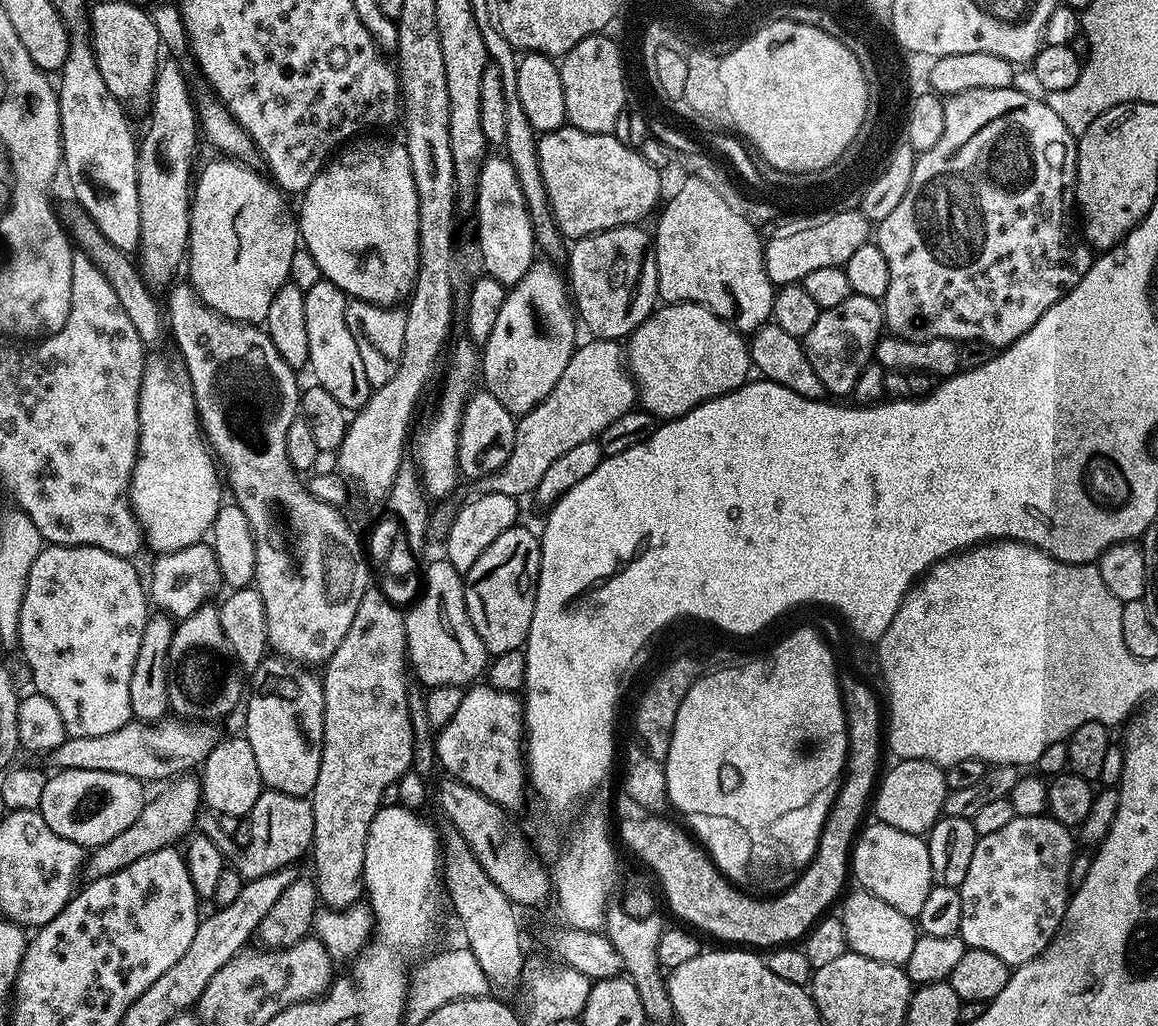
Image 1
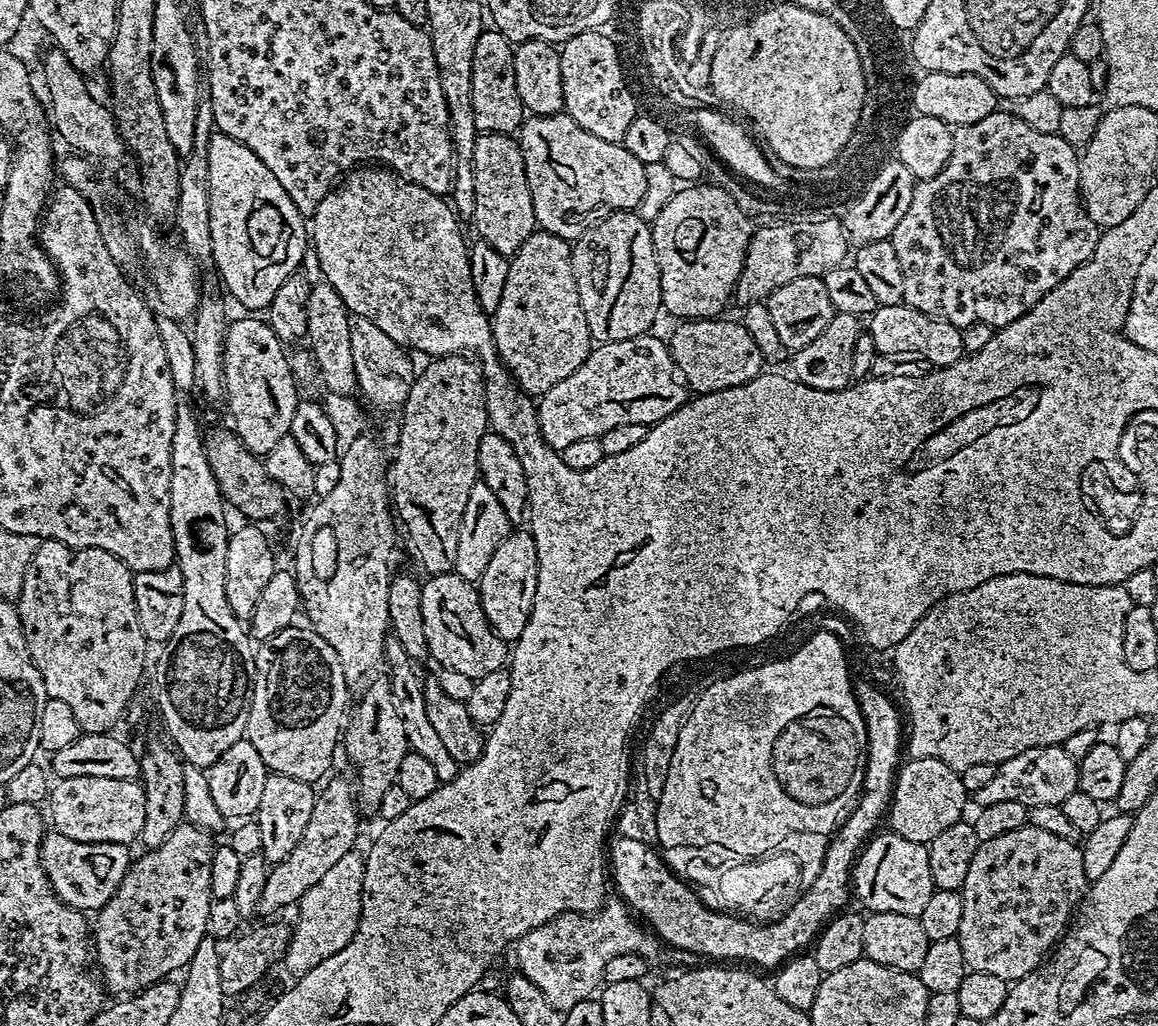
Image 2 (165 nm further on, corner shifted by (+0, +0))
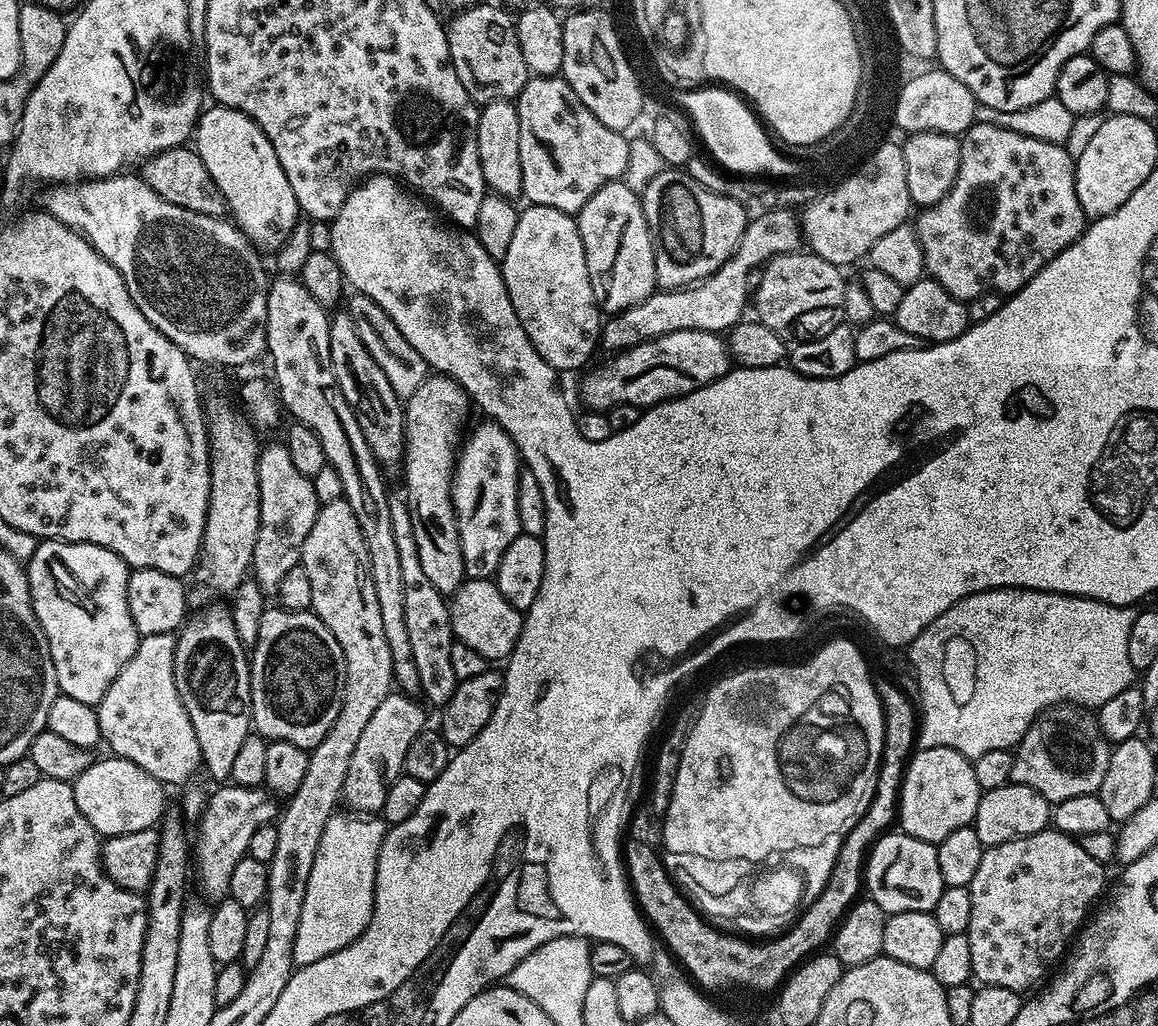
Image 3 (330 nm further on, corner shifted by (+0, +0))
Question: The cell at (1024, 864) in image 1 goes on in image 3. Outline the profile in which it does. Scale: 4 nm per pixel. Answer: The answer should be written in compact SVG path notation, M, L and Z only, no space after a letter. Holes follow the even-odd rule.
M1045 830L985 848L982 862L978 862L978 870L967 887L970 924L966 935L970 944L973 977L977 981L980 979L981 985L1002 986L1018 993L1023 993L1024 988L1030 987L1035 980L1043 981L1049 975L1048 967L1065 955L1070 941L1079 933L1089 915L1088 907L1096 899L1101 899L1104 870L1103 863L1086 854L1079 839L1055 830Z

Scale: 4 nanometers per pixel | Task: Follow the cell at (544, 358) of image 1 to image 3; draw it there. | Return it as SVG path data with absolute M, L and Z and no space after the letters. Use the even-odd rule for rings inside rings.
M528 204L525 209L516 217L514 238L510 238L510 247L500 264L504 286L514 314L534 350L557 373L572 372L591 358L602 336L602 313L592 293L580 231L569 213L537 204Z

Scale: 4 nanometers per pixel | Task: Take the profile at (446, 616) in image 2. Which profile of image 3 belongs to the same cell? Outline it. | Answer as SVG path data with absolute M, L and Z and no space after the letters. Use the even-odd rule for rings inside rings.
M465 579L447 601L448 627L451 628L455 643L464 644L479 653L485 662L497 656L500 662L507 661L520 637L522 613L510 606L491 579Z

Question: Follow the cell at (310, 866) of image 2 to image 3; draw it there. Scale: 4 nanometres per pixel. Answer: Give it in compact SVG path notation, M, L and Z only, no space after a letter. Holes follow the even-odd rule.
M400 692L389 693L389 696L383 700L381 706L374 710L374 717L370 718L369 725L362 730L362 735L358 738L357 749L350 758L349 769L346 770L346 779L343 782L341 792L341 801L344 806L348 806L351 813L360 816L374 816L386 802L390 786L403 775L406 752L409 749L410 742L425 729L426 716L423 710L416 704L417 701L411 700Z

